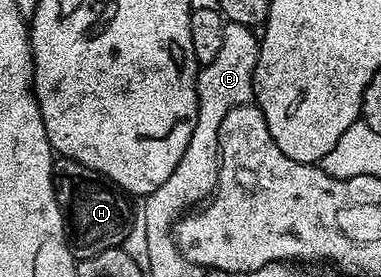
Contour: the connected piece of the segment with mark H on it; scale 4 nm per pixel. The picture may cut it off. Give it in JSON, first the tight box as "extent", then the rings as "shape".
{"extent":[54,158,136,260],"shape":[[[65,158],[55,159],[54,162],[54,193],[66,218],[66,238],[70,241],[70,251],[78,260],[87,260],[90,256],[100,254],[104,250],[123,247],[130,236],[130,227],[135,227],[136,212],[130,209],[131,197],[123,192],[118,185],[113,184],[108,177],[91,168],[85,168],[80,162]]]}

